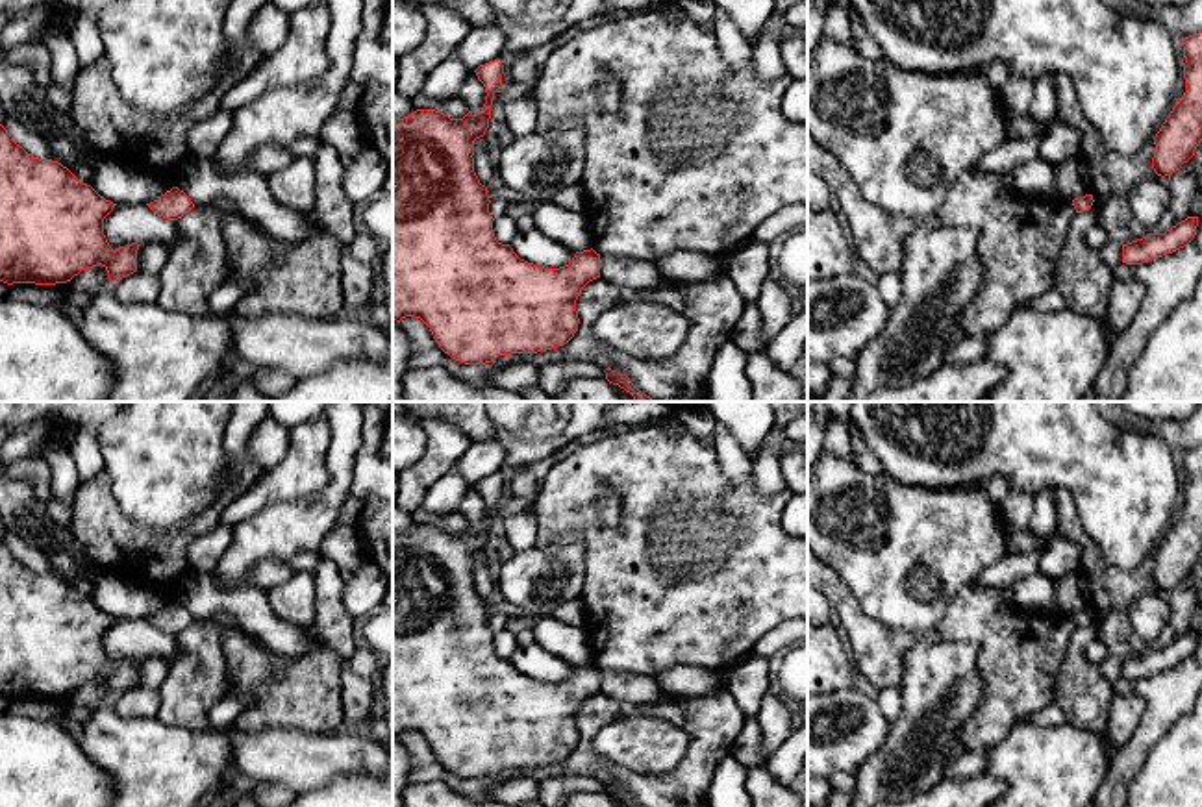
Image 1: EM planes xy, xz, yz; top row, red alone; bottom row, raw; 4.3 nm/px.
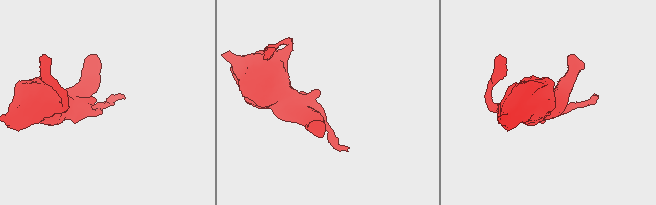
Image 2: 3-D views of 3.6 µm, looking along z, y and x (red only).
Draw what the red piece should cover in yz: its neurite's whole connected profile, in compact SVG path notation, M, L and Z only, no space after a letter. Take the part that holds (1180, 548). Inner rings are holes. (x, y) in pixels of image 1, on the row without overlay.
M1202 446L1182 455L1185 507L1154 552L1152 583L1165 592L1187 577L1202 555Z

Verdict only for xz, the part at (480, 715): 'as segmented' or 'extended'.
as segmented

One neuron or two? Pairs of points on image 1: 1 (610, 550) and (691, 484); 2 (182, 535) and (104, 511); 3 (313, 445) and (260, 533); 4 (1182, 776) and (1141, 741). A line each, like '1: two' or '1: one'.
1: one
2: one
3: two
4: two

